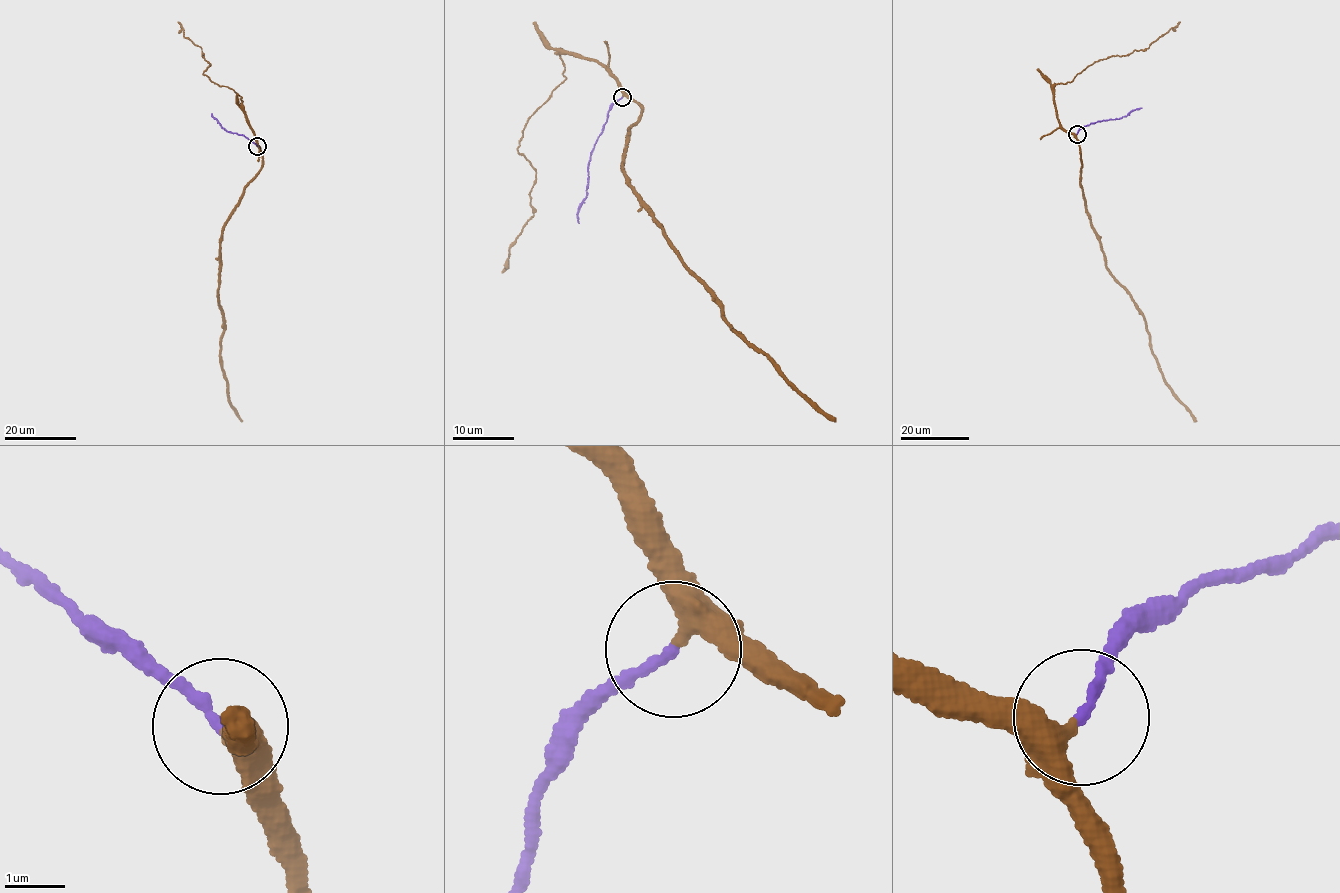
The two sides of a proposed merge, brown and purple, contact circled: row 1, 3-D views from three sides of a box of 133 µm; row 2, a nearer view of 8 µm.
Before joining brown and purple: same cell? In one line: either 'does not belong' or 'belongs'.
belongs

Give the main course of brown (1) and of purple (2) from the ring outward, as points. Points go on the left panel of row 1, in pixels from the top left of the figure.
1: (257, 146), (262, 168), (246, 188), (222, 232), (217, 300), (223, 321), (220, 361), (229, 403), (242, 420)
2: (257, 146), (241, 134), (227, 131), (212, 113)

